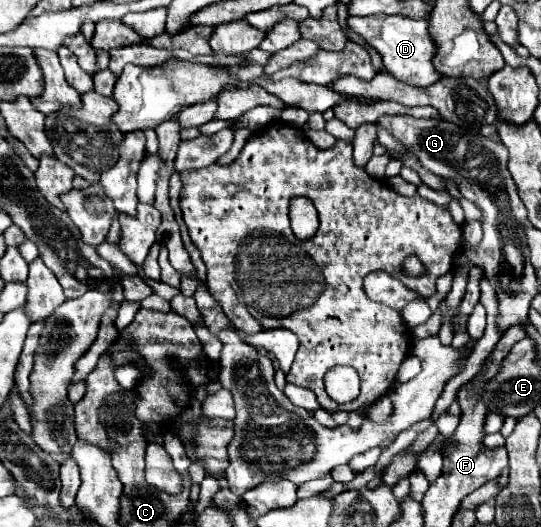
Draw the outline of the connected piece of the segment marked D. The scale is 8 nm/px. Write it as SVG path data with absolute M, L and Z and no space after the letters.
M351 16L349 26L383 56L385 70L393 74L397 80L413 86L429 86L441 80L441 74L433 68L435 44L427 32L429 28L427 20L411 20L405 16L365 16L365 18Z

